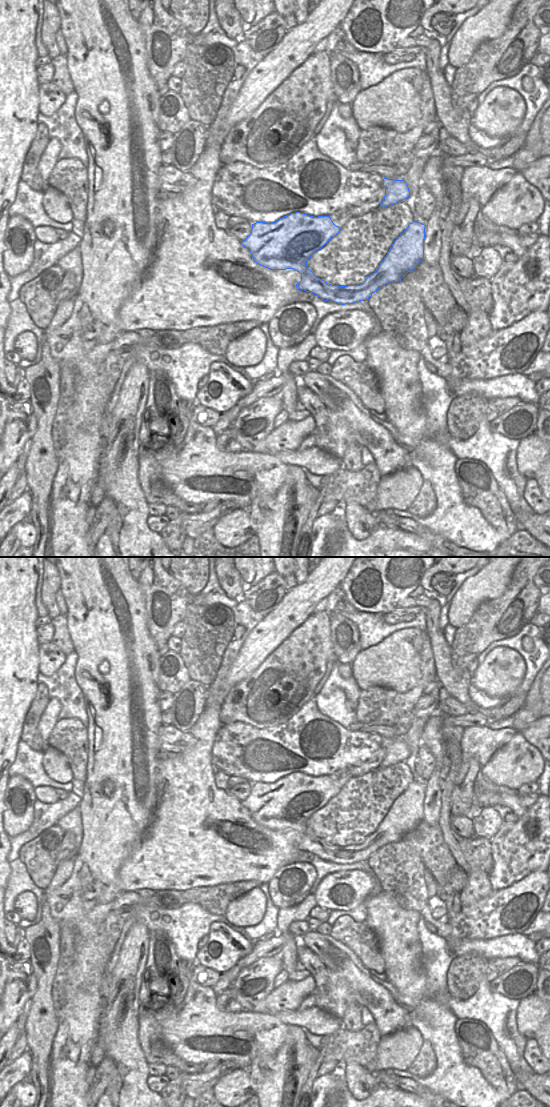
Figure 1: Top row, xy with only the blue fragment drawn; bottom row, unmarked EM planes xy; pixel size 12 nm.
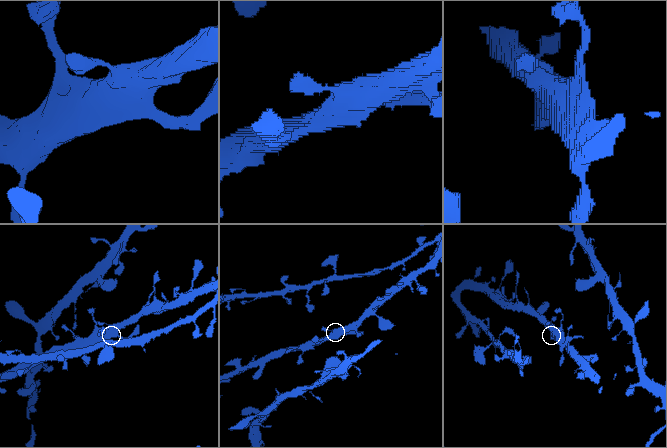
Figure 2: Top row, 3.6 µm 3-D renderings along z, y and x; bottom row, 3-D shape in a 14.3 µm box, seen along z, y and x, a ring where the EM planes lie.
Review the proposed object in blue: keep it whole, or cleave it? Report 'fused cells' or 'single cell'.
single cell

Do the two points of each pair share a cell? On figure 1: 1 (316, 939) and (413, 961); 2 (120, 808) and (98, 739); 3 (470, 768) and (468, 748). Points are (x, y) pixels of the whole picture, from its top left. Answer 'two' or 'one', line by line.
1: two
2: one
3: two

